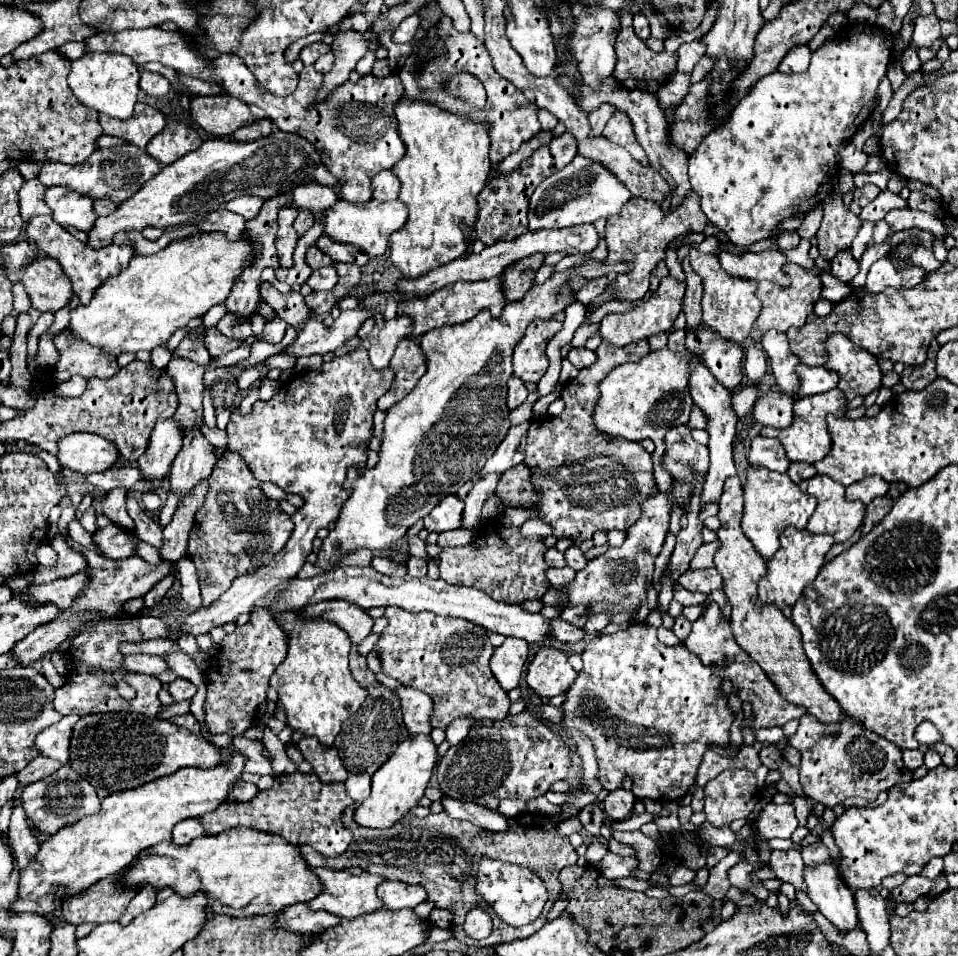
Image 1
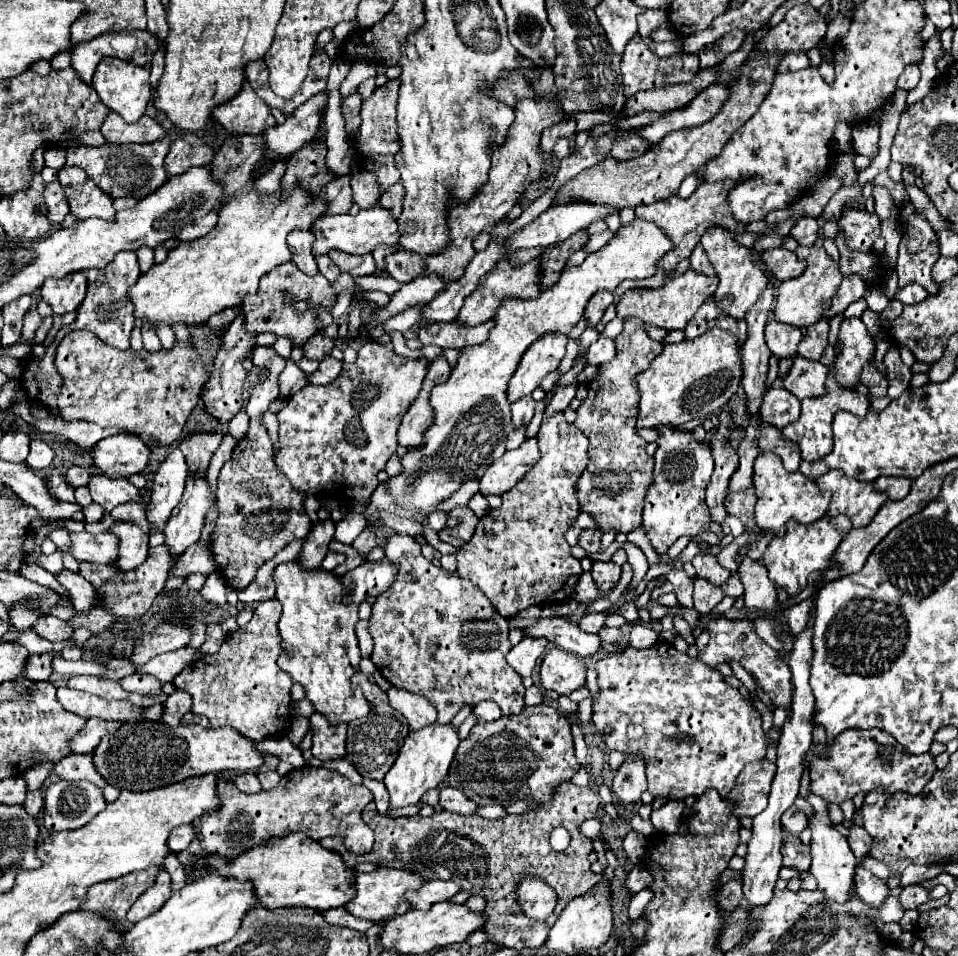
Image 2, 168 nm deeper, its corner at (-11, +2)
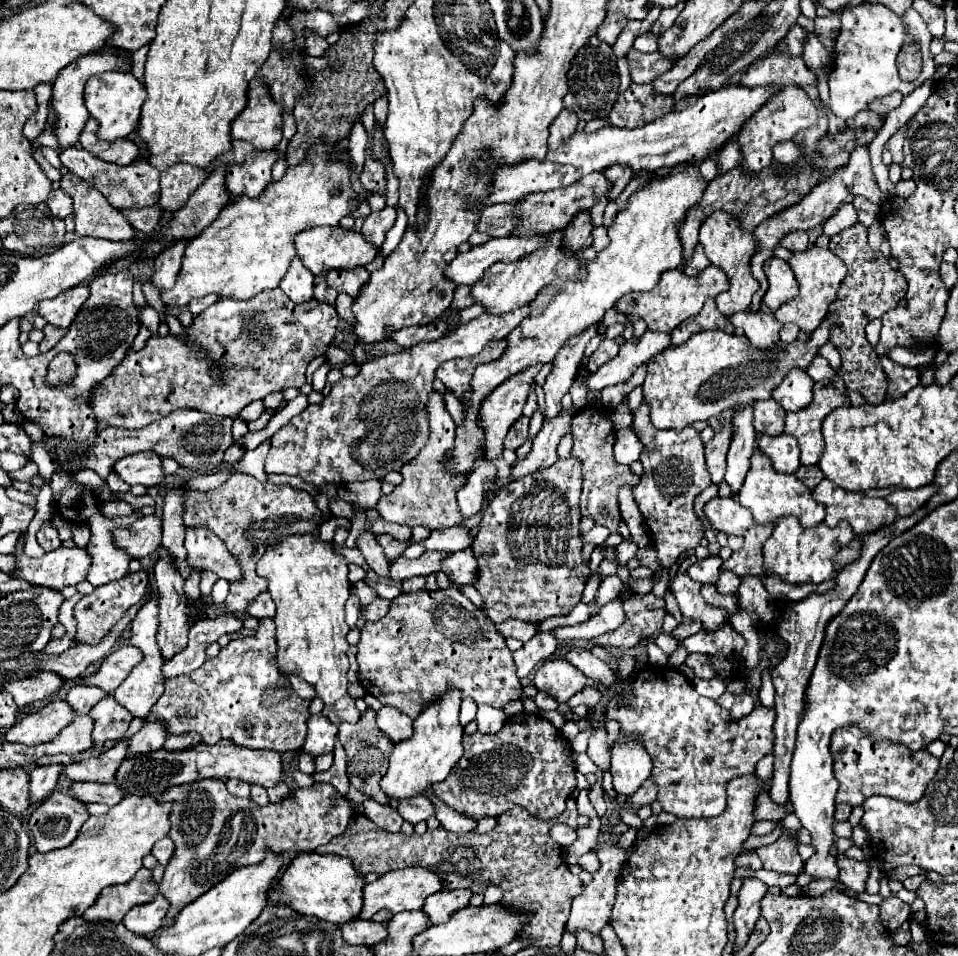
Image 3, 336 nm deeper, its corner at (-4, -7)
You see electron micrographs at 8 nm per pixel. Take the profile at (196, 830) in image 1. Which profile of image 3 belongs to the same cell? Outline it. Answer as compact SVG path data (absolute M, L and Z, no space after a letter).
M168 837L160 839L160 841L152 847L152 855L154 855L154 857L158 859L158 863L162 863L162 865L168 863L168 859L172 857L172 851L174 851L174 843L172 843L172 839L168 839Z

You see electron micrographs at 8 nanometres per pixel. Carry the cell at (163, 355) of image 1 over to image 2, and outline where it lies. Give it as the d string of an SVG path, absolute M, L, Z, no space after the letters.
M159 326L157 336L159 336L161 344L163 344L163 350L171 350L175 346L175 334L173 334L173 330L169 326Z

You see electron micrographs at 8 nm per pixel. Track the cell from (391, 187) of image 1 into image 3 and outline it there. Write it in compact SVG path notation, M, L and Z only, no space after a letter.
M386 207L378 213L370 213L364 221L364 227L362 227L364 239L380 249L382 243L384 243L386 233L394 225L394 221L396 221L396 209L394 207Z

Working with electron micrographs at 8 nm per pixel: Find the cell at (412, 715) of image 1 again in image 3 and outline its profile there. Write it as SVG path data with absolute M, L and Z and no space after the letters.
M382 707L376 715L378 719L378 729L388 737L392 739L394 743L402 741L402 739L408 739L412 735L412 719L408 719L404 713L396 711L394 707Z

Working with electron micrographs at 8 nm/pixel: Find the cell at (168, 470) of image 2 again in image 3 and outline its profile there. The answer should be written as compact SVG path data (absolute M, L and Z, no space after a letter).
M148 515L128 527L112 529L114 545L130 555L130 559L142 559L152 555L160 547L160 523L156 515Z

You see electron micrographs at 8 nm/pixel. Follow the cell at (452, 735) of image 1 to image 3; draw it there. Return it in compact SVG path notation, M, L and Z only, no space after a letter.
M478 705L476 721L478 721L478 731L480 733L496 733L506 723L506 715L504 715L504 711L500 711L496 707Z

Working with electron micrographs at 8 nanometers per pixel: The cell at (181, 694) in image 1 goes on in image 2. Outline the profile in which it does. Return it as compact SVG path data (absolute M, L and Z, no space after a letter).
M175 690L167 700L165 700L165 714L163 722L169 726L175 726L181 722L181 718L191 710L191 694L183 690Z

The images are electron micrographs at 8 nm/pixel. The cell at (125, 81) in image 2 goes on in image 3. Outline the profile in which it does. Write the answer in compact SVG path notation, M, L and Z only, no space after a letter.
M106 71L106 73L90 77L86 83L86 89L84 89L84 103L86 103L86 109L90 111L90 115L100 125L96 131L96 137L104 139L104 141L128 137L138 127L140 109L142 109L144 99L146 99L144 85L132 73Z

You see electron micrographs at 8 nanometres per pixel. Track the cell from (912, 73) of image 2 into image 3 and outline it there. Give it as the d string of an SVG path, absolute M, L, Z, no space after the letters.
M892 93L892 95L888 95L888 97L876 99L869 104L867 109L878 115L885 116L892 111L892 109L896 109L896 107L900 105L900 101L902 101L902 95L900 95L900 93Z

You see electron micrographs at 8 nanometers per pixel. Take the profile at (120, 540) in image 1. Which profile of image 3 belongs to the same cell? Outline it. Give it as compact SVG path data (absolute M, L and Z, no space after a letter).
M22 535L14 547L14 557L16 557L16 565L14 565L14 577L28 581L32 587L50 587L54 591L60 591L68 585L78 585L80 581L84 581L88 567L90 567L90 559L88 553L72 547L60 547L56 551L44 553L38 559L26 557L24 545L26 537Z

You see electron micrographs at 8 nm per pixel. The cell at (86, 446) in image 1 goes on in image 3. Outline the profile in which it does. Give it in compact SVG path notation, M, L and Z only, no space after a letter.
M144 451L136 455L128 455L114 465L114 473L124 479L128 485L144 485L144 487L160 487L164 483L162 457L154 451Z

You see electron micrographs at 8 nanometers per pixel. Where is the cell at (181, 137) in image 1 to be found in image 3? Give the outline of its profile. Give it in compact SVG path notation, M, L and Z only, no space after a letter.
M178 163L160 175L160 201L162 211L178 211L188 201L190 193L194 193L206 181L206 171L192 167L188 163Z

